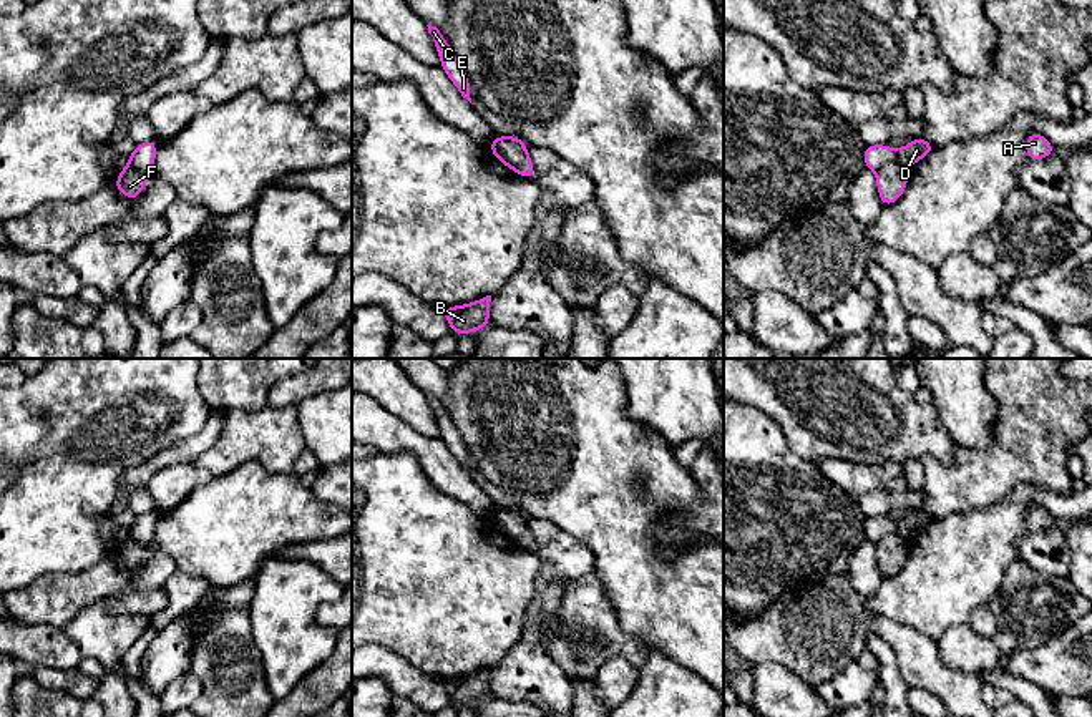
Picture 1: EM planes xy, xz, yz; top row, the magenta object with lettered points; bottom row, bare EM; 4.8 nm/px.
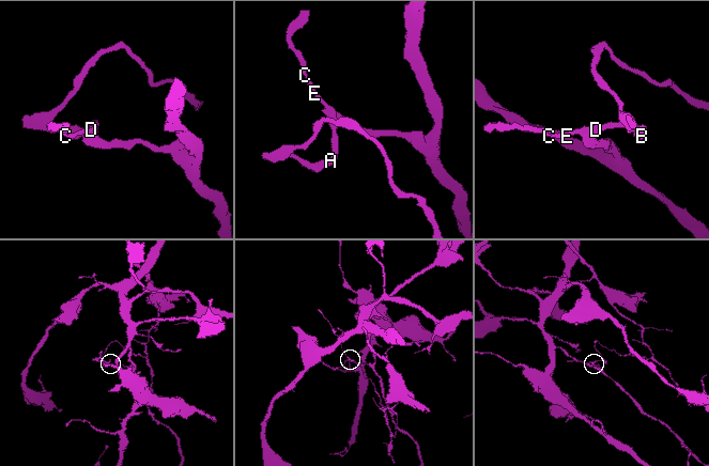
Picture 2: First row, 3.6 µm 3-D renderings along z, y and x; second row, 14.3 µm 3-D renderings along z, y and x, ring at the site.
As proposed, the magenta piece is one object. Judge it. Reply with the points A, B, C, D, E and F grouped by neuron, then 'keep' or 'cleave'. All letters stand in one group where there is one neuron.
groups A B C D E / F; cleave

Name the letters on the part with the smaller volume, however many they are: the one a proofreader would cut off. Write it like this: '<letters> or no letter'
A, B, C, D, E

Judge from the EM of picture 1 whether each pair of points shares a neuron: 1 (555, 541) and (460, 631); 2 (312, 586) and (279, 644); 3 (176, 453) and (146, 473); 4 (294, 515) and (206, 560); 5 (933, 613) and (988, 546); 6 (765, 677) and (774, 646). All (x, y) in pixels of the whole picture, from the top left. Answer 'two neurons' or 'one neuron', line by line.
1: two neurons
2: one neuron
3: one neuron
4: one neuron
5: one neuron
6: two neurons

